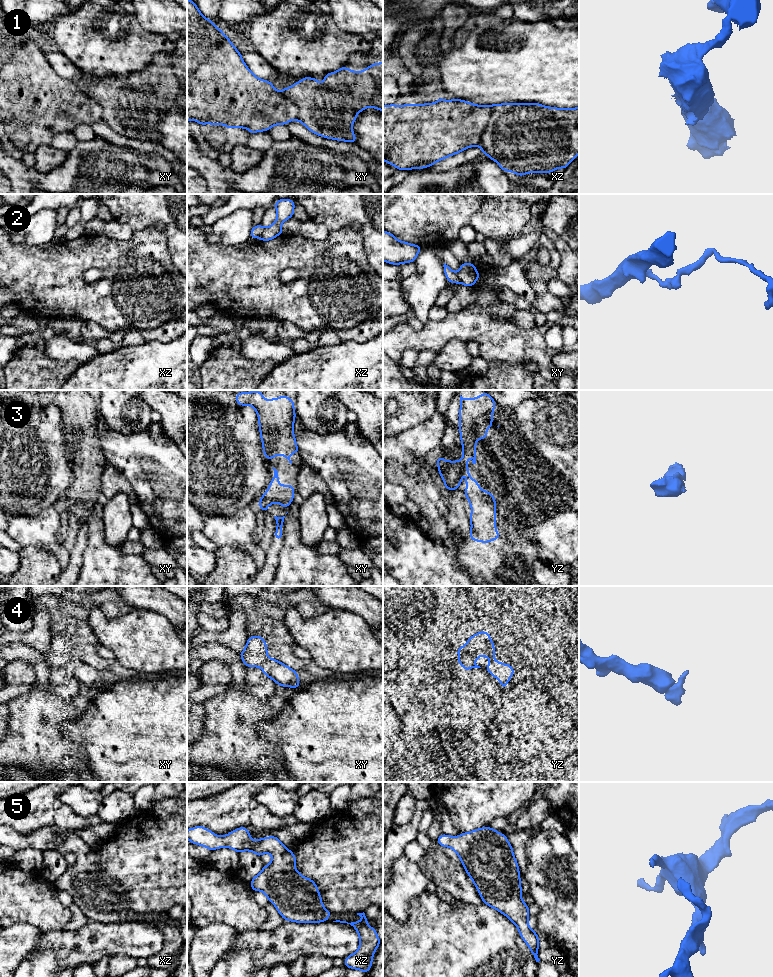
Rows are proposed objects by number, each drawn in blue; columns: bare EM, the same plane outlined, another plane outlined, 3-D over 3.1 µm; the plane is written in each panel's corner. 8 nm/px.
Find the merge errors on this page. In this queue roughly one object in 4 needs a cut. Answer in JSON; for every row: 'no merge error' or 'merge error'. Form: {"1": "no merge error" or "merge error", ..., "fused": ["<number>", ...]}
{"1": "merge error", "2": "merge error", "3": "no merge error", "4": "no merge error", "5": "no merge error", "fused": ["1", "2"]}

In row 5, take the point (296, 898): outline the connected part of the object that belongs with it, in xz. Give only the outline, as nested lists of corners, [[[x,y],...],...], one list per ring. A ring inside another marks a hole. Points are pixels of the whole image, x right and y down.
[[[203,826],[193,827],[187,830],[187,839],[194,844],[201,845],[213,851],[222,847],[228,847],[240,853],[241,851],[253,851],[258,858],[264,853],[270,853],[273,858],[267,866],[263,866],[261,872],[252,877],[251,888],[253,891],[262,891],[267,899],[272,902],[284,920],[297,923],[317,923],[329,921],[332,912],[326,910],[322,904],[319,890],[312,879],[302,876],[295,868],[296,856],[287,849],[276,836],[260,838],[253,841],[246,827],[240,827],[225,836],[217,836]]]

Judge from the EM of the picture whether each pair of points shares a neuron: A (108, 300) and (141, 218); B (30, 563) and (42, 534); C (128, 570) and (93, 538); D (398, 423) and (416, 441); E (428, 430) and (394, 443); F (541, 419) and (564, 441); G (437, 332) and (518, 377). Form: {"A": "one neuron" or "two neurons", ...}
{"A": "two neurons", "B": "two neurons", "C": "one neuron", "D": "two neurons", "E": "one neuron", "F": "one neuron", "G": "two neurons"}

